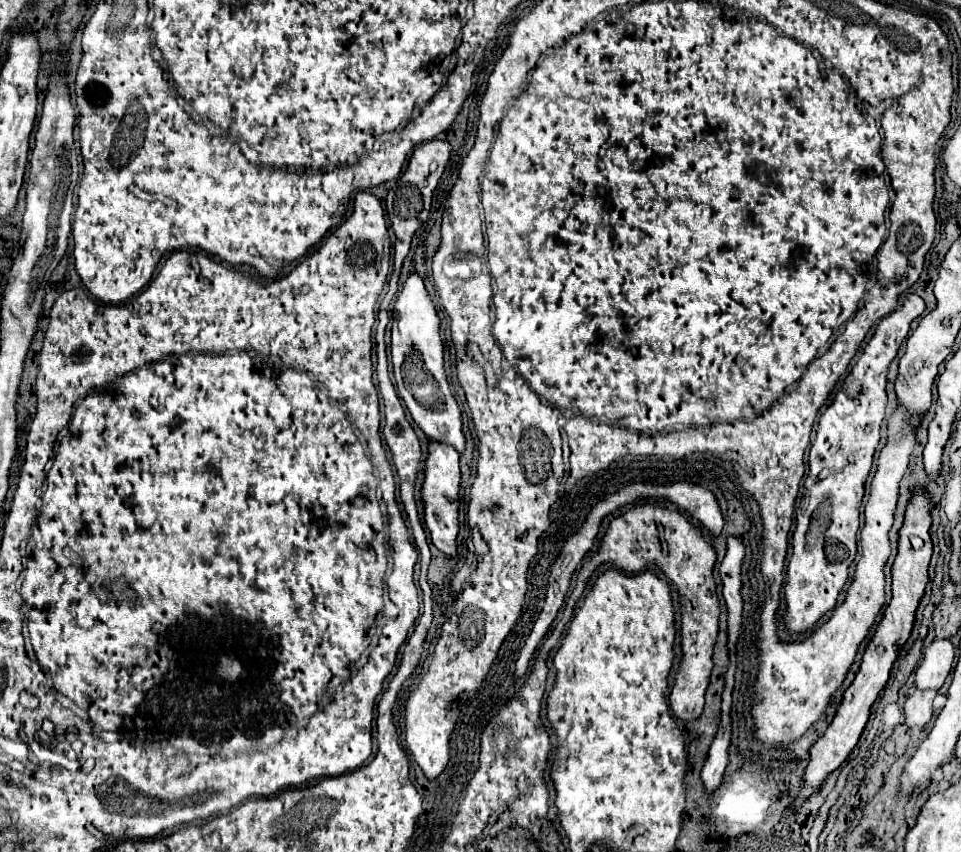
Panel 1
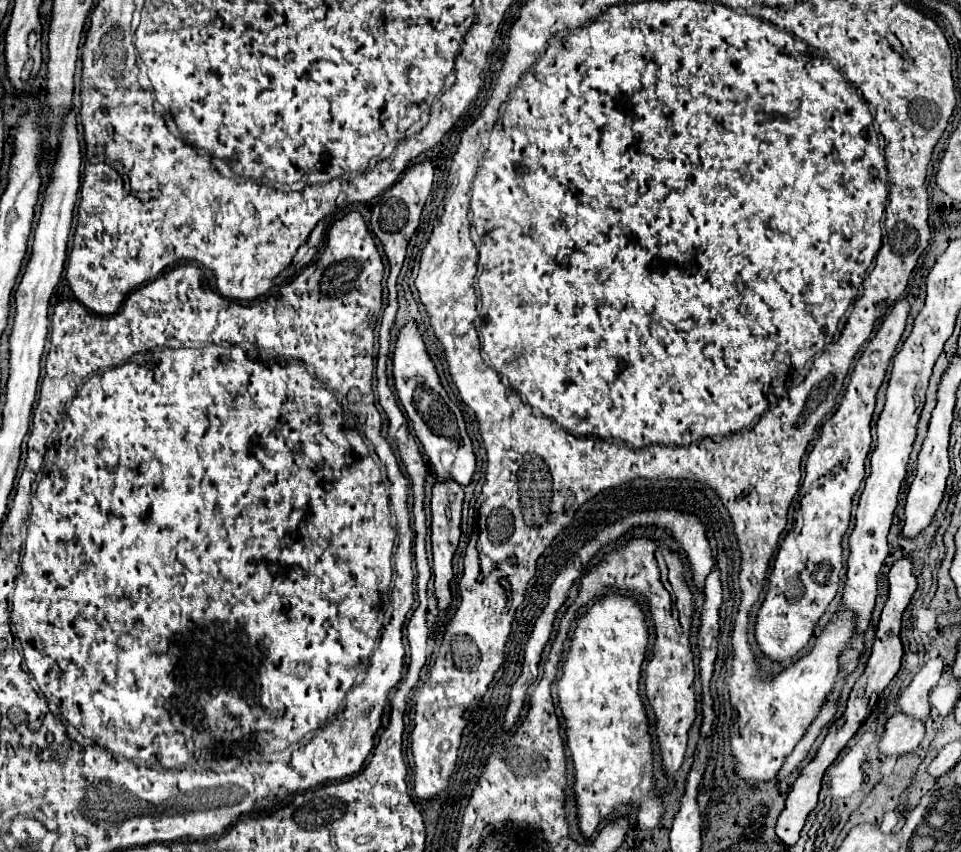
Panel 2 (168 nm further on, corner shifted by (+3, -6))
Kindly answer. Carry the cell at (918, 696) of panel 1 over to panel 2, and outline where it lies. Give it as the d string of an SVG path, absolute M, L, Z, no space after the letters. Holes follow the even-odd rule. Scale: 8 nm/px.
M897 712L885 722L877 748L885 756L903 756L919 746L923 734L925 734L925 724L921 720L913 720Z

